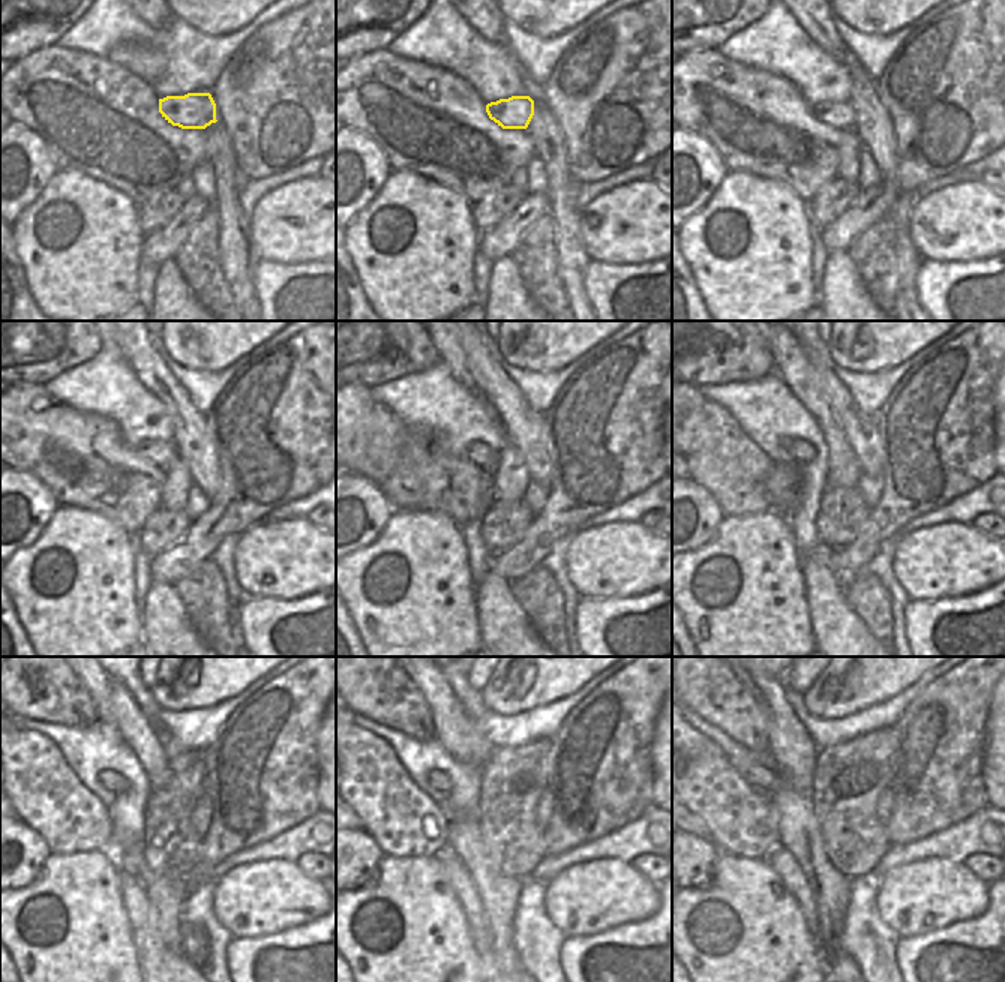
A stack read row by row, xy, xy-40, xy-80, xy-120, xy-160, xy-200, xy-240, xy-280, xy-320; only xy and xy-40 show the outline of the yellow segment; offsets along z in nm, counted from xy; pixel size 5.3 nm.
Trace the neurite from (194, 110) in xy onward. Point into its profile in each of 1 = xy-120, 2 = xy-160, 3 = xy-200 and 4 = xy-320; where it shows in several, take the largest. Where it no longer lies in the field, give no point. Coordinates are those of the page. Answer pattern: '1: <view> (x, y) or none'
1: xy-120 (159, 453)
2: xy-160 (482, 455)
3: xy-200 (801, 452)
4: xy-320 (758, 775)

